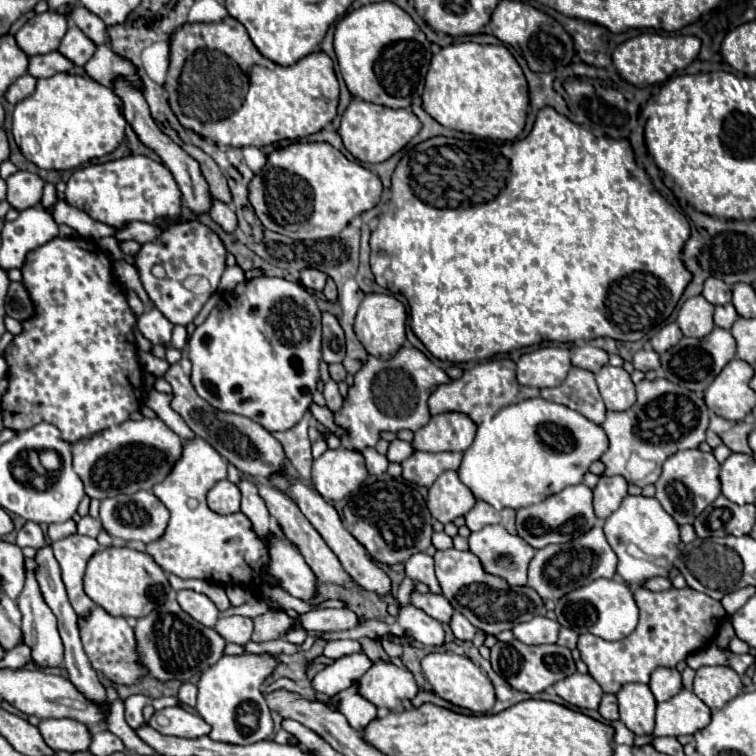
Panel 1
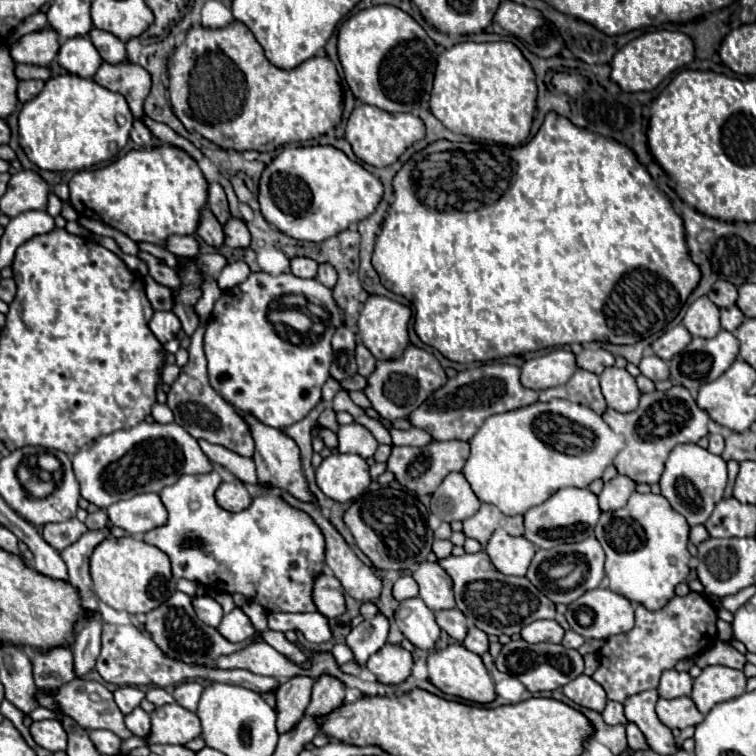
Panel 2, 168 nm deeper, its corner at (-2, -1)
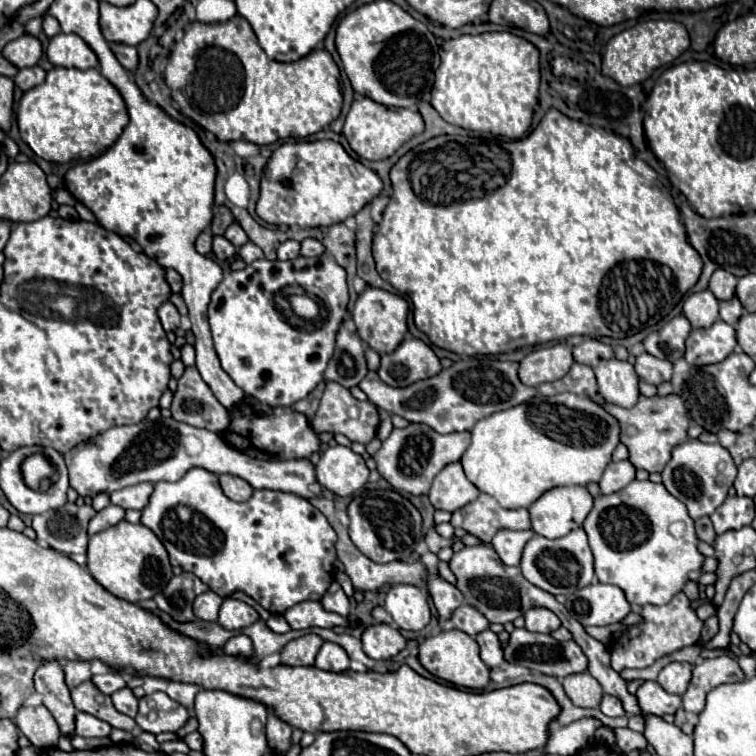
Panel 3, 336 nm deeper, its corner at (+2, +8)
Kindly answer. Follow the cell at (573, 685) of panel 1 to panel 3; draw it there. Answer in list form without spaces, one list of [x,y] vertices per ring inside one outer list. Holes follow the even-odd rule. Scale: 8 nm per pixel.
[[[575,673],[563,679],[565,693],[577,707],[597,707],[603,697],[603,689],[589,673]]]

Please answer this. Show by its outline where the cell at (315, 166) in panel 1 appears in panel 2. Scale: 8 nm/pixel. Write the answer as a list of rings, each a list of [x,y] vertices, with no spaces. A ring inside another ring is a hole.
[[[307,146],[285,148],[265,170],[259,182],[259,206],[263,218],[279,232],[305,242],[321,242],[347,230],[349,224],[361,222],[371,216],[383,198],[383,184],[361,164],[349,160],[341,150],[333,146]]]

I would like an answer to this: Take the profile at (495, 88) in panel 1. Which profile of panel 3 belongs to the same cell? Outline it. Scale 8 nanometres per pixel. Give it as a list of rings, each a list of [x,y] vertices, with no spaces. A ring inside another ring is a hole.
[[[509,31],[461,35],[441,45],[441,63],[435,71],[435,83],[431,91],[433,109],[451,125],[463,129],[502,137],[505,140],[521,139],[533,119],[533,107],[539,93],[539,51],[527,41]]]

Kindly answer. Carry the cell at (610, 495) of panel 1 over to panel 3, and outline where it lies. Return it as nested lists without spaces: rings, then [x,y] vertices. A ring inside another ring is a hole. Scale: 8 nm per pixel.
[[[631,461],[609,463],[599,481],[599,487],[603,495],[611,495],[625,489],[633,479],[635,479],[635,467],[631,465]]]

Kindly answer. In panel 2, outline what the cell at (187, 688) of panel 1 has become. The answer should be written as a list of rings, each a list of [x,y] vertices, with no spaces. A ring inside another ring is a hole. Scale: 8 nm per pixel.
[[[183,682],[173,690],[173,698],[183,708],[195,712],[197,710],[197,702],[201,698],[201,692],[203,692],[203,686],[199,682]]]

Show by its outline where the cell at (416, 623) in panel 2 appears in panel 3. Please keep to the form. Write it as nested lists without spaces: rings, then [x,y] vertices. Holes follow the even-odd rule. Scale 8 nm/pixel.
[[[391,585],[385,597],[385,609],[405,631],[421,631],[431,623],[431,609],[425,593],[415,585]]]

